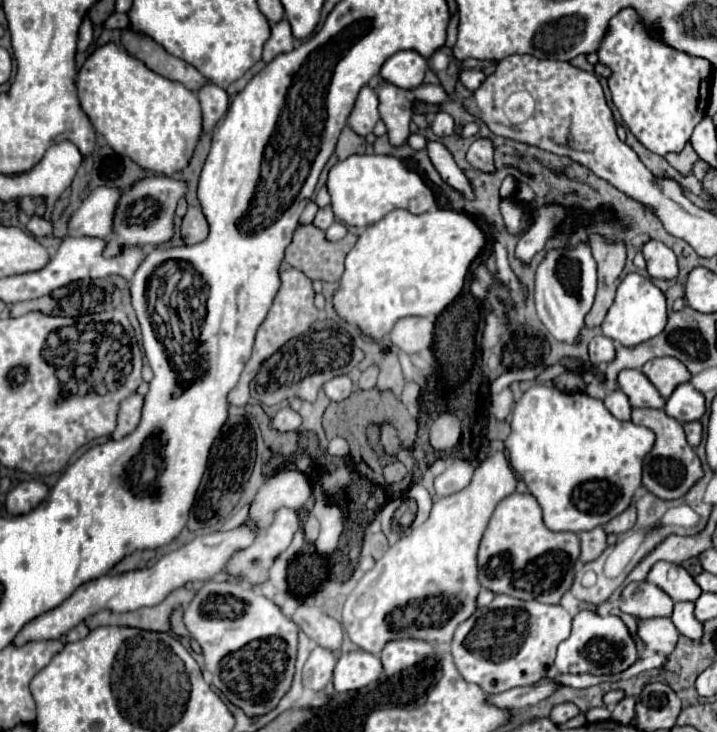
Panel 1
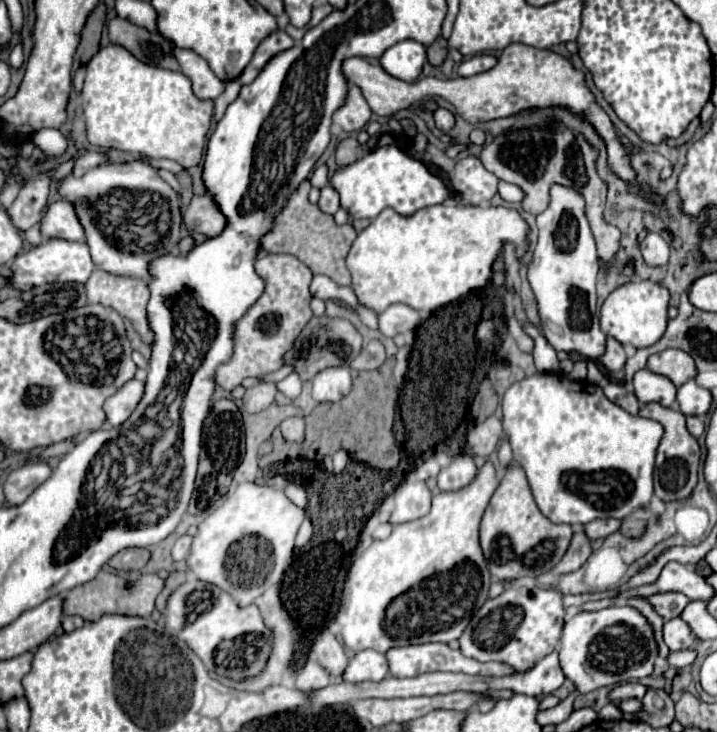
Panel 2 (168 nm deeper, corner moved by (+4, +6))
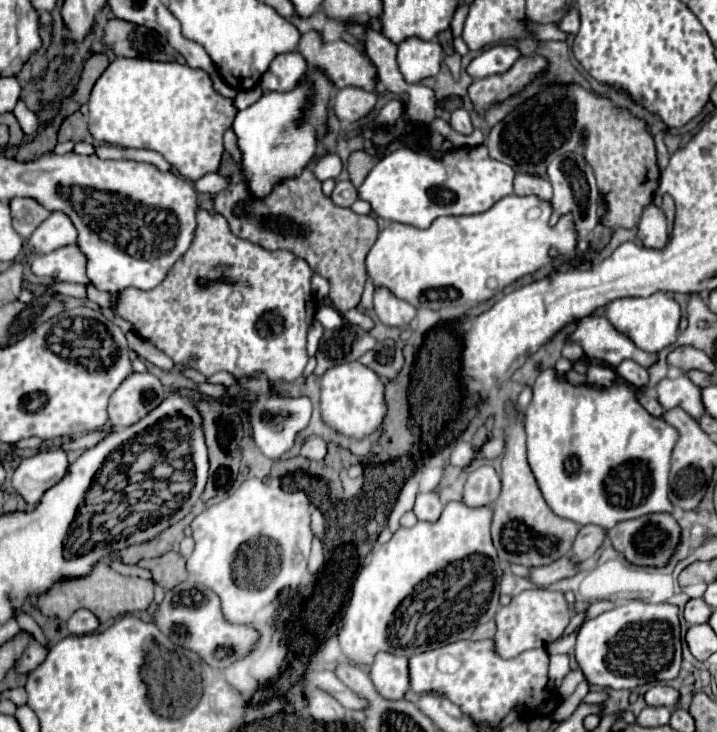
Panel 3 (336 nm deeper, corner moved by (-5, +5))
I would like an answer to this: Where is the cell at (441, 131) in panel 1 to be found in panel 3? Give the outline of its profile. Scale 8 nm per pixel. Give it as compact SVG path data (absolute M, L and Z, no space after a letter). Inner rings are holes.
M463 108L451 112L451 122L449 124L455 132L461 132L461 134L471 134L471 130L473 130L471 120L469 120L469 112L463 110Z

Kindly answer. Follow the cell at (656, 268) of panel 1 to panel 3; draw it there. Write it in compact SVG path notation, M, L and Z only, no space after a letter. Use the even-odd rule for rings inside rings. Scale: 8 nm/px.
M653 204L647 206L643 212L643 218L639 222L639 238L645 248L665 248L667 246L667 224L665 224L665 214L663 210L655 208Z

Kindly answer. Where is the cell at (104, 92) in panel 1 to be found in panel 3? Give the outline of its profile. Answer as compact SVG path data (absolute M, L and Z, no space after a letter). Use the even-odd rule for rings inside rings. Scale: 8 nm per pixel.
M115 58L95 82L87 104L89 132L97 142L155 150L189 180L217 172L223 156L223 132L231 128L237 114L233 100L219 96L203 70L143 58Z

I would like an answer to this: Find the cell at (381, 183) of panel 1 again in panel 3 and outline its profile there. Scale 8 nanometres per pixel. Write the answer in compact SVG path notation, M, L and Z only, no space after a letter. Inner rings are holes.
M399 148L381 158L359 186L359 198L371 204L373 214L383 220L427 228L439 216L479 214L497 200L513 194L513 168L491 160L487 148L459 148L435 160L430 151Z

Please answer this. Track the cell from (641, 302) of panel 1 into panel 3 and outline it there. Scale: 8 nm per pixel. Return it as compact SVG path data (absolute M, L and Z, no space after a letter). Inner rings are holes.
M655 292L649 298L619 298L607 304L605 318L627 338L635 342L637 348L643 348L645 352L657 354L659 350L667 348L677 338L679 328L679 304L665 292Z

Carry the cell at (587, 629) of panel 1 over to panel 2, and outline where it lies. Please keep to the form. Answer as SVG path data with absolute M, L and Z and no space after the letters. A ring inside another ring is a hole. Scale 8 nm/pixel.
M612 605L596 613L580 611L564 625L560 645L560 667L574 683L574 697L600 687L620 685L624 681L652 675L658 657L658 643L648 619L634 607Z

